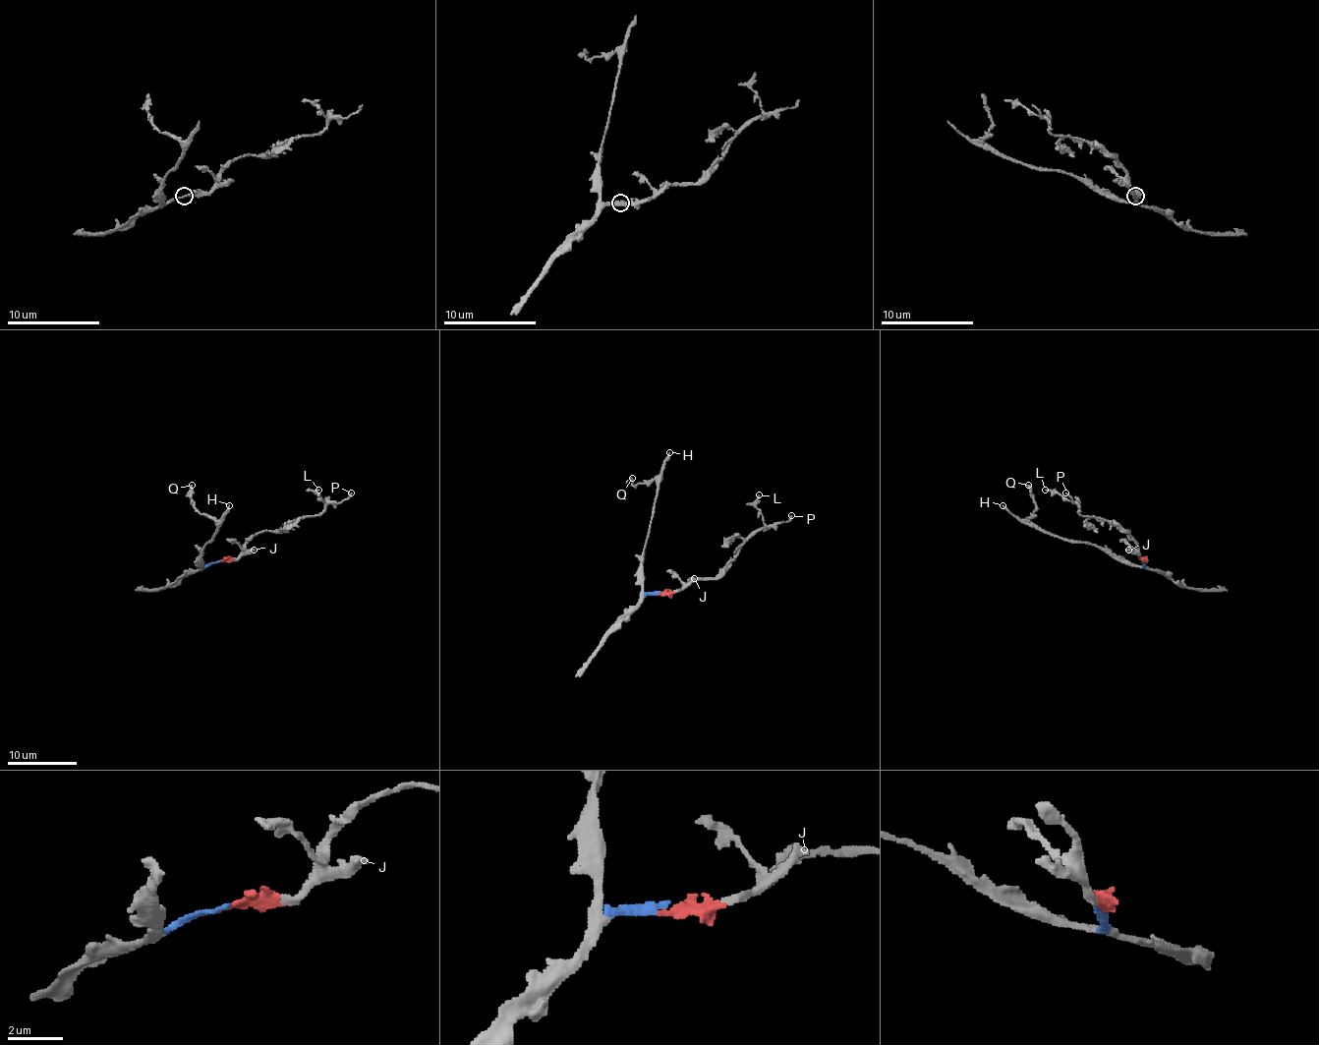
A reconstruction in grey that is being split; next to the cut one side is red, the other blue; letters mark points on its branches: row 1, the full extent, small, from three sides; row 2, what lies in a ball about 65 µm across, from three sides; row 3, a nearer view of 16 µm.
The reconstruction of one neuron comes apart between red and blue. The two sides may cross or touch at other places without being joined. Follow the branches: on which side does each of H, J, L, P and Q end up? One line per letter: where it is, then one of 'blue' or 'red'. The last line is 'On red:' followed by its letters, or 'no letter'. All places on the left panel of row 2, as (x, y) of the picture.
H: at (229, 505); blue
J: at (254, 550); red
L: at (318, 490); red
P: at (351, 493); red
Q: at (192, 485); blue
On red: J, L, P

